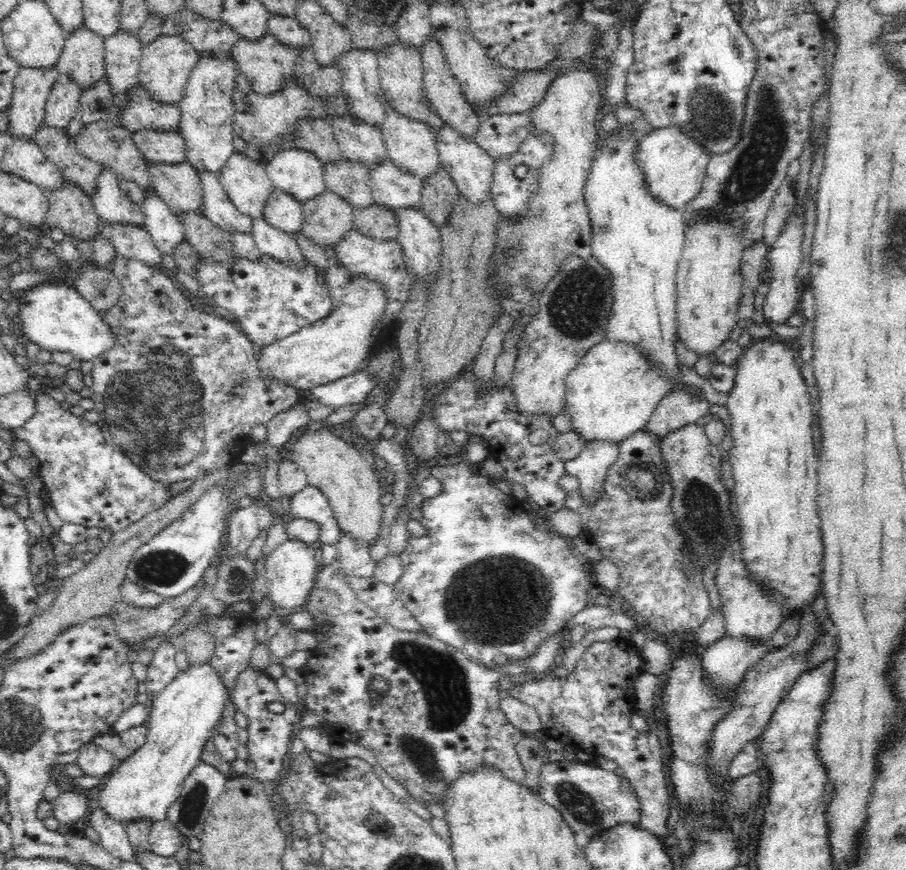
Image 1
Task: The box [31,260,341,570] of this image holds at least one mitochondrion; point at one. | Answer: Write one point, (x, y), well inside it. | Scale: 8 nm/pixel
(152, 408)

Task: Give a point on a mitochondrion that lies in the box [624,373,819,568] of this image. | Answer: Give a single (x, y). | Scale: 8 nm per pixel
(698, 499)

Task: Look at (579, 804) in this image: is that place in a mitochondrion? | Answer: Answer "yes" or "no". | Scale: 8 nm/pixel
yes

